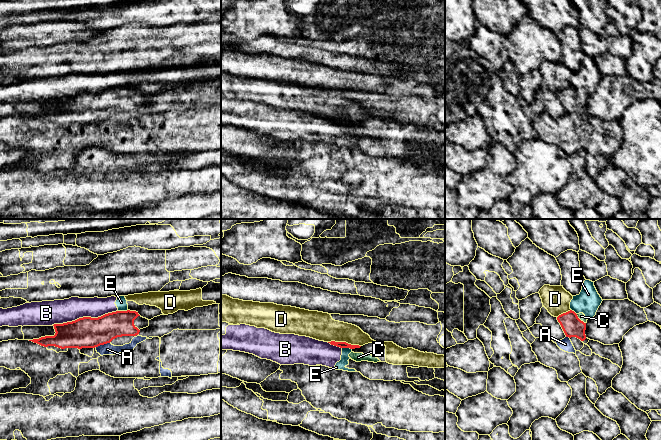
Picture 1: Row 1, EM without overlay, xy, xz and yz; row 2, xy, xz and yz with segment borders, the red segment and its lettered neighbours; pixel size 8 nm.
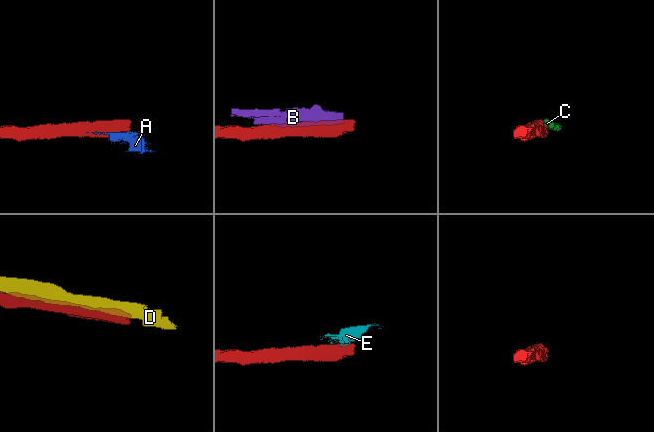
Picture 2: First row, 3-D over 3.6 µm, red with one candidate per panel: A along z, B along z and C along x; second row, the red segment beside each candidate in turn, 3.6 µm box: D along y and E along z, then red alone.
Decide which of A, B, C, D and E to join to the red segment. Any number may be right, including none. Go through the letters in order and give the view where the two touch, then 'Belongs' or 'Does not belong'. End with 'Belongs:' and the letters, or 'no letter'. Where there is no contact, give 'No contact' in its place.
A: Touches red in xy. Does not belong
B: Touches red in xy. Does not belong
C: Touches red in yz. Belongs
D: Touches red in xz. Does not belong
E: Touches red in xy. Does not belong
Belongs: C

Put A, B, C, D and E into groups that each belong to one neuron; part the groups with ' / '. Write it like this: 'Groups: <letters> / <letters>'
Groups: A / B E / C / D

